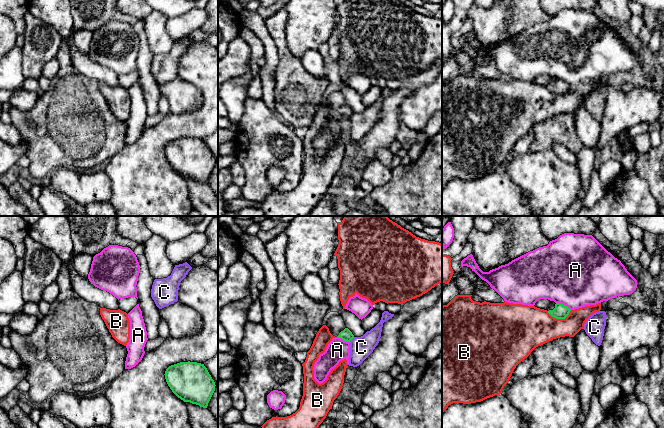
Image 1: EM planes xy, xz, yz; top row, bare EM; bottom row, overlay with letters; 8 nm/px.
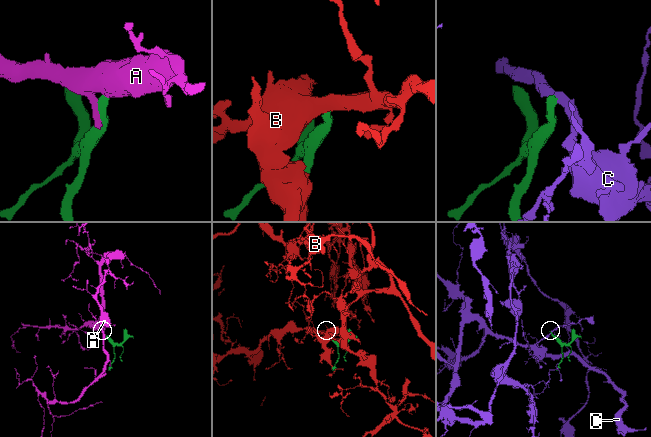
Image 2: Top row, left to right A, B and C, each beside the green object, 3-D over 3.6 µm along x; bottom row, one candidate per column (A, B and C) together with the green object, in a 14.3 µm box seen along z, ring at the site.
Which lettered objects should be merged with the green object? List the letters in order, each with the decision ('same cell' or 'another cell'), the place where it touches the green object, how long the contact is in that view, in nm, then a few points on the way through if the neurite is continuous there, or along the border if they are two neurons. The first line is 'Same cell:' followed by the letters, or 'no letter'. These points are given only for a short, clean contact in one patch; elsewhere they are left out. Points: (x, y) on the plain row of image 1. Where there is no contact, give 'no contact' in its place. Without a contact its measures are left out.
Same cell: no letter
A: another cell; meets green in yz at (562, 80); contact 140 nm long
B: another cell; meets green in yz at (559, 94); contact 200 nm long; border along yz (571, 86), (564, 94), (554, 94), (547, 87)
C: another cell; meets green in xz at (351, 115); contact 60 nm long; border along xz (354, 113), (349, 117)

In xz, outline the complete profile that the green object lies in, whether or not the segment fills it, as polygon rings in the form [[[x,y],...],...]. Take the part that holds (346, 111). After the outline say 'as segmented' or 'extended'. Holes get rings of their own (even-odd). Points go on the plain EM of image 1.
[[[338,88],[328,89],[324,93],[321,103],[323,101],[326,101],[329,104],[329,107],[333,112],[338,112],[344,117],[350,118],[354,114],[354,111],[346,103],[342,92]]]; extended

